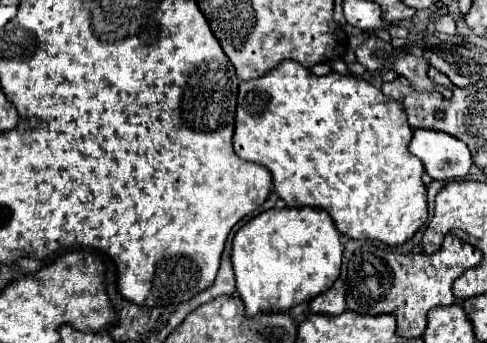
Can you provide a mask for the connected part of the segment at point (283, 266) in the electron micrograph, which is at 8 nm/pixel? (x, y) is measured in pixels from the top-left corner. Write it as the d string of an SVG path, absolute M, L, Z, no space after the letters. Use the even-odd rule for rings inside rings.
M269 209L247 221L233 239L231 263L245 315L287 311L327 291L341 271L341 235L323 209Z

